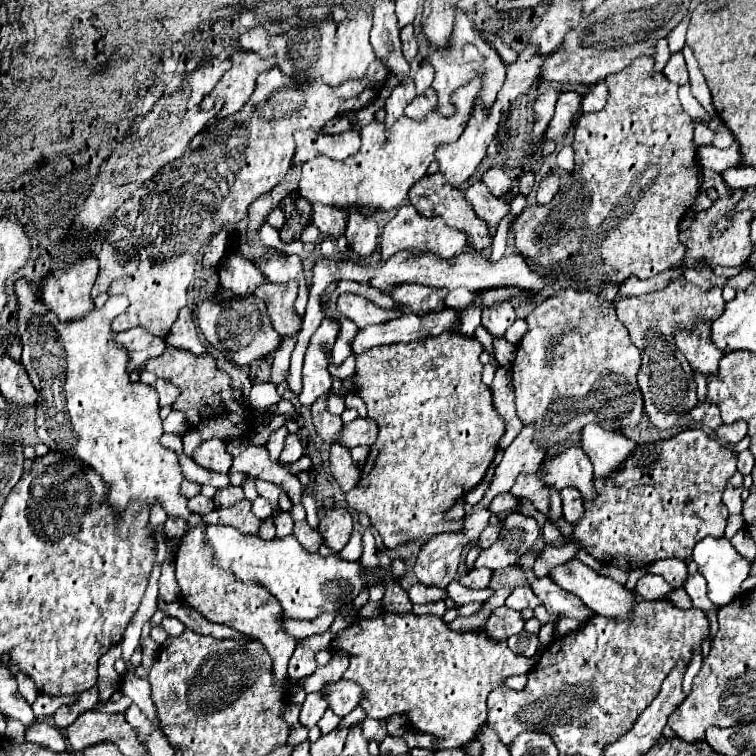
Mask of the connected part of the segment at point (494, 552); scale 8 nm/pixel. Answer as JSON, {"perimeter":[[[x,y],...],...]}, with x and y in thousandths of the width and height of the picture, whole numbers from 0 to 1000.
{"perimeter":[[[679,677],[663,685],[663,712],[642,728],[636,728],[628,749],[642,749],[647,754],[665,754],[687,743],[687,738],[705,722],[713,709],[713,696],[708,685],[689,677]]]}

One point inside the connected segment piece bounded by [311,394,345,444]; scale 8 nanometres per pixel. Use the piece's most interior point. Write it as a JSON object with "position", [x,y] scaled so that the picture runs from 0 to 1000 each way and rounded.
{"position":[434,563]}

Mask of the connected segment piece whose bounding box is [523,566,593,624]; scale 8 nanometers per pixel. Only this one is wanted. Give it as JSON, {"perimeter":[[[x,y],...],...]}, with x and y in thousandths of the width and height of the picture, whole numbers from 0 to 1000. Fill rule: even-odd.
{"perimeter":[[[694,749],[694,762],[705,778],[705,783],[718,794],[718,802],[724,804],[726,812],[731,815],[747,815],[747,817],[758,817],[766,823],[776,823],[782,817],[782,807],[776,802],[771,802],[761,788],[755,788],[753,783],[742,780],[742,775],[737,775],[726,762],[710,767],[705,762],[705,751]]]}

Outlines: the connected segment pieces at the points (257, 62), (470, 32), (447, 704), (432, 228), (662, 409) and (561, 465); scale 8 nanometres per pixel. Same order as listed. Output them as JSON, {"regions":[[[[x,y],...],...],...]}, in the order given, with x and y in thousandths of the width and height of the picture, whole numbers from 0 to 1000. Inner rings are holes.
{"regions":[[[[311,69],[303,74],[303,79],[308,82],[308,87],[292,101],[282,124],[271,130],[271,135],[266,135],[266,146],[282,146],[287,135],[298,135],[298,146],[292,146],[292,151],[311,151],[335,124],[340,101],[348,93],[364,87],[358,77],[348,79],[337,69]]],[[[604,19],[604,29],[602,29],[602,40],[599,40],[599,53],[597,61],[591,66],[570,66],[565,79],[573,85],[575,90],[575,106],[573,106],[573,116],[581,124],[581,148],[583,151],[599,151],[599,138],[597,138],[597,124],[599,119],[615,114],[615,108],[636,101],[636,119],[628,130],[628,140],[642,140],[642,146],[647,146],[647,140],[652,140],[649,135],[655,132],[660,116],[665,114],[668,106],[668,85],[663,79],[663,74],[657,71],[657,66],[623,34],[620,24],[615,19]]],[[[512,807],[496,817],[475,817],[462,831],[451,833],[438,849],[438,862],[462,870],[462,884],[454,889],[454,897],[480,910],[475,937],[483,939],[485,950],[512,952],[520,944],[533,944],[541,966],[570,971],[575,976],[575,992],[615,989],[623,979],[628,979],[644,952],[644,918],[657,907],[665,907],[673,894],[697,892],[702,881],[710,878],[705,870],[679,865],[668,849],[655,849],[636,833],[599,836],[581,815],[552,815],[546,810],[522,812]]],[[[536,270],[525,278],[525,283],[509,296],[507,310],[504,310],[504,320],[501,320],[501,333],[504,333],[504,344],[517,341],[525,333],[552,333],[552,331],[567,331],[567,336],[578,336],[581,341],[599,341],[599,336],[610,336],[612,325],[615,325],[615,310],[607,304],[599,304],[594,299],[589,299],[589,294],[583,288],[565,288],[560,283],[552,280],[549,272]]],[[[903,365],[888,370],[885,378],[880,378],[877,384],[853,389],[848,394],[821,397],[816,418],[832,437],[835,452],[848,463],[851,479],[843,503],[853,529],[853,548],[869,569],[890,566],[901,548],[909,548],[922,537],[919,503],[914,487],[909,481],[909,474],[896,463],[890,452],[893,431],[906,431],[906,437],[911,437],[911,431],[922,431],[922,426],[927,423],[943,429],[943,421],[951,421],[954,410],[959,410],[954,381],[940,381],[930,386],[925,378],[906,373]]],[[[755,590],[745,601],[731,606],[726,614],[721,614],[718,635],[721,635],[721,640],[726,640],[737,648],[763,646],[769,651],[771,664],[790,659],[784,616],[769,593]]]]}

